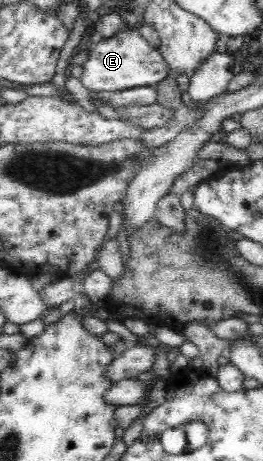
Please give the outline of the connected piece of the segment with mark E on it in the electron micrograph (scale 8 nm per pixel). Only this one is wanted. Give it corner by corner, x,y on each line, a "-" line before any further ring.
128,27
117,32
113,37
94,45
90,50
86,47
89,47
89,43
84,50
89,54
89,59
82,64
83,73
79,79
90,93
106,94
141,86
154,87
168,75
167,66
160,51
150,47
148,41
142,37
139,27
133,29

